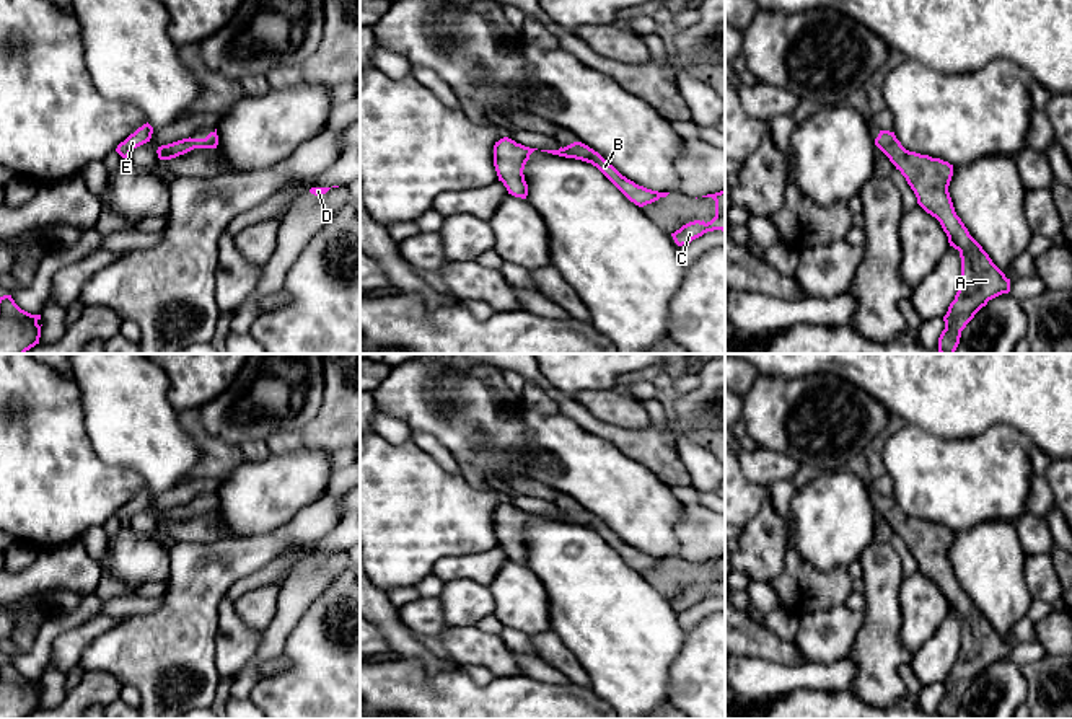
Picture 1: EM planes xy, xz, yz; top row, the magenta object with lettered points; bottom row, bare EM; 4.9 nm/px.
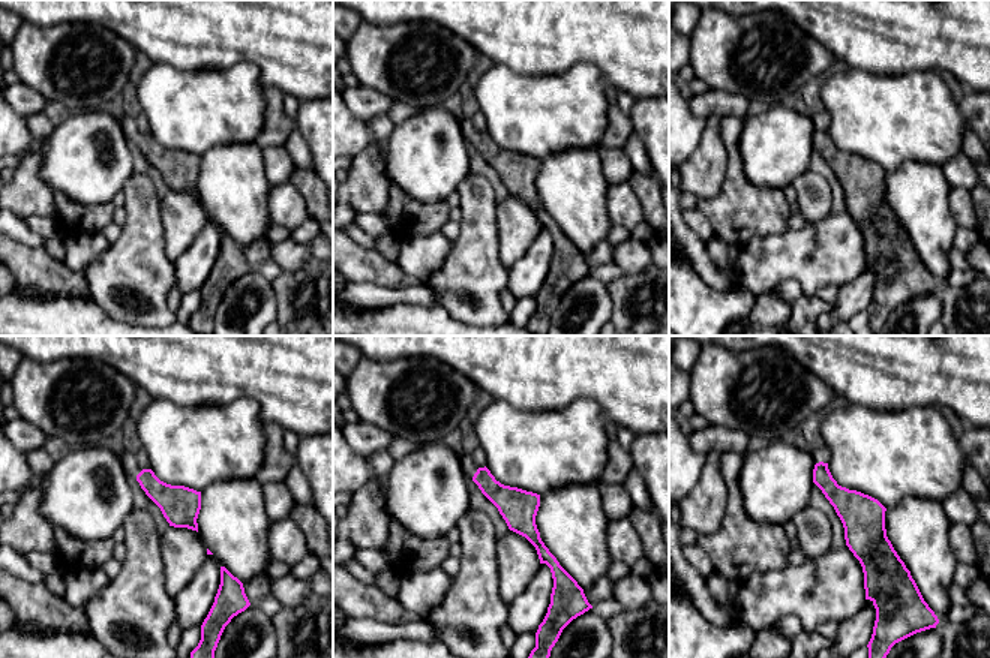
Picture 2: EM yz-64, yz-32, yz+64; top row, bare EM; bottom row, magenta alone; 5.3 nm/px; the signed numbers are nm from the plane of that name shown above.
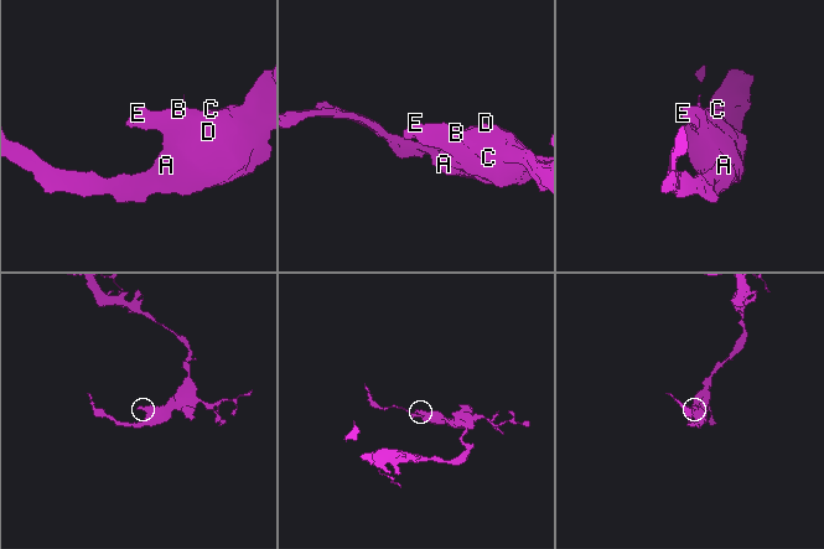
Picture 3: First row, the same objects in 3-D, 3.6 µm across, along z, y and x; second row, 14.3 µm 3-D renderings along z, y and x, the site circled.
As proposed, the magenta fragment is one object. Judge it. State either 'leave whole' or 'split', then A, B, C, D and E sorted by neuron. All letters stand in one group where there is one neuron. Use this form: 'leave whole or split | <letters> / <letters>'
leave whole | A B C D E

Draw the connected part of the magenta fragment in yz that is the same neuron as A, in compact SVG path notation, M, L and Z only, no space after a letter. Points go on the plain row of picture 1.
M880 496L875 510L906 543L917 569L940 587L950 611L960 616L961 647L943 682L945 695L938 703L938 717L955 719L961 696L989 665L1010 657L1010 644L992 628L956 580L948 558L953 530L906 515L890 496Z

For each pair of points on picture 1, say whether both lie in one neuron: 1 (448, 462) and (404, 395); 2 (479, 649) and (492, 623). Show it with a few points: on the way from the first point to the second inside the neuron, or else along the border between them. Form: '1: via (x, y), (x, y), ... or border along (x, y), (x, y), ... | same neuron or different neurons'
1: border along (412, 431), (430, 434), (456, 463) | different neurons
2: border along (476, 626), (499, 635) | different neurons

